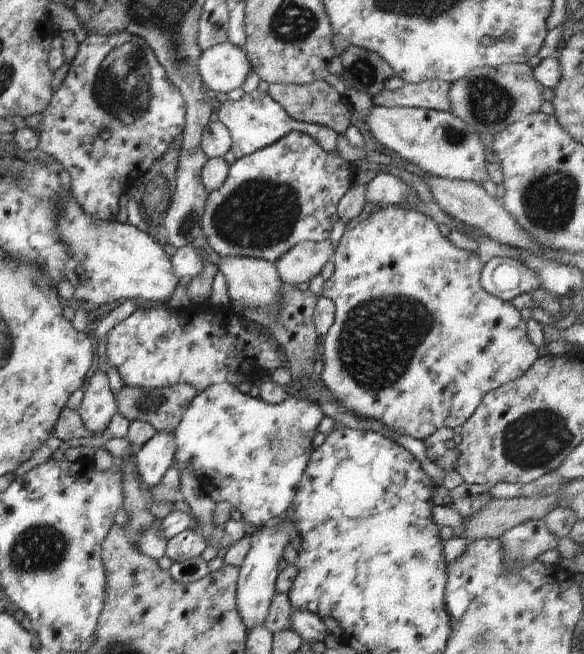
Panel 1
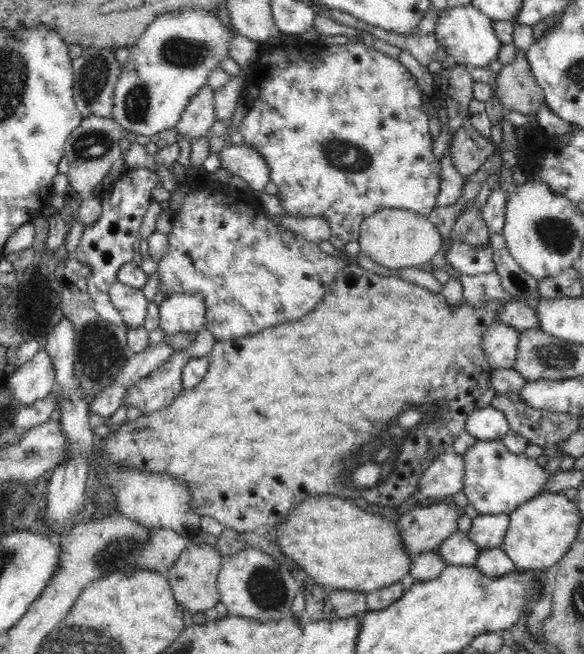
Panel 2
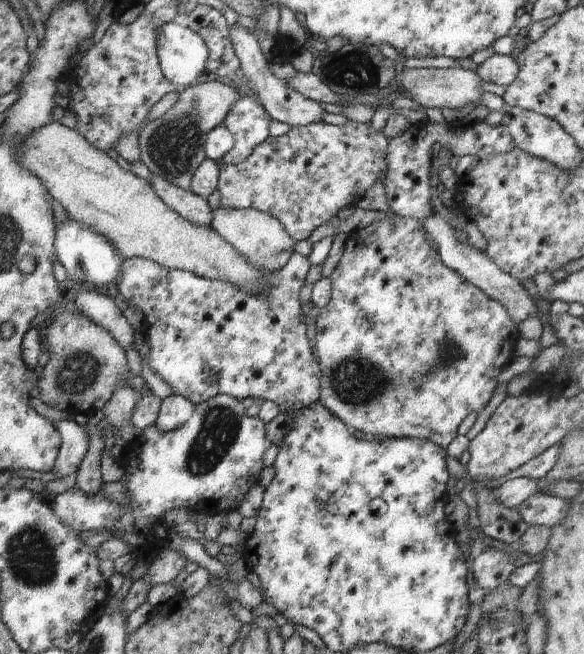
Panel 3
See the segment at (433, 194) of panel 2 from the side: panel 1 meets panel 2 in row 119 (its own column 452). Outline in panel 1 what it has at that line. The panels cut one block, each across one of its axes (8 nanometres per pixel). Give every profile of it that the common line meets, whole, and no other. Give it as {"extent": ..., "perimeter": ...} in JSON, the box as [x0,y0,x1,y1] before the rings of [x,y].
{"extent":[318,205,539,441],"perimeter":[[[398,205],[382,208],[356,224],[352,230],[344,231],[334,252],[334,273],[324,282],[322,290],[322,296],[330,298],[335,304],[334,322],[326,332],[323,342],[323,370],[318,375],[330,394],[356,416],[374,418],[387,426],[390,431],[412,436],[420,441],[425,441],[440,428],[454,429],[462,426],[474,414],[488,392],[520,378],[520,375],[524,374],[539,357],[538,347],[530,341],[526,333],[527,322],[517,316],[511,301],[502,300],[482,288],[480,277],[483,268],[484,264],[478,258],[478,254],[452,244],[448,237],[440,233],[438,225],[432,218],[413,210],[404,210]]]}

